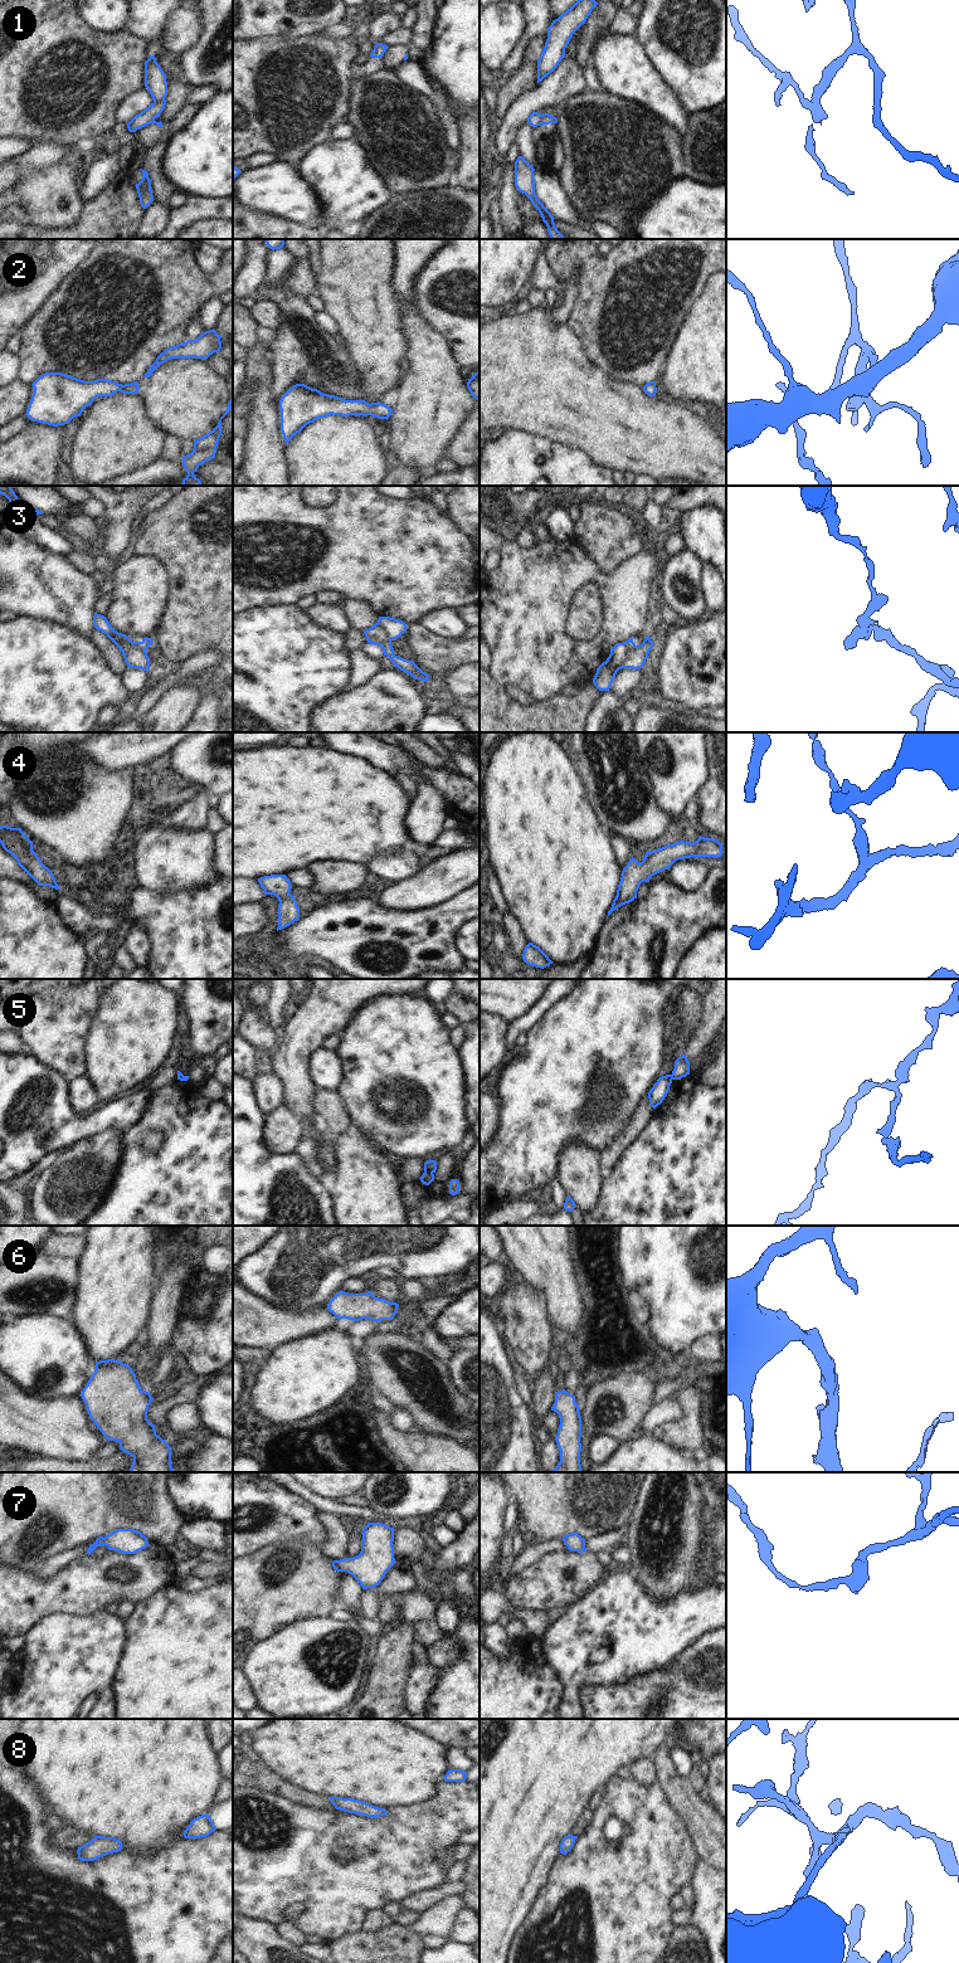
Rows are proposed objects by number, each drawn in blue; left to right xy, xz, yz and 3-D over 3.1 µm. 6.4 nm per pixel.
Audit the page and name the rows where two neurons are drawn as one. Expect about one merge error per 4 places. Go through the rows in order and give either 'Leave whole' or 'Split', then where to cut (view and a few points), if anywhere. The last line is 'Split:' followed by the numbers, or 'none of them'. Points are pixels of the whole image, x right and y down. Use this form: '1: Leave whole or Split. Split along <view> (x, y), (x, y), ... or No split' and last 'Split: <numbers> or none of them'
1: Split. Split along xy (164, 97), (154, 102)
2: Leave whole. No split
3: Leave whole. No split
4: Leave whole. No split
5: Split. Split along xz (424, 1170), (432, 1173)
6: Leave whole. No split
7: Leave whole. No split
8: Leave whole. No split
Split: 1, 5

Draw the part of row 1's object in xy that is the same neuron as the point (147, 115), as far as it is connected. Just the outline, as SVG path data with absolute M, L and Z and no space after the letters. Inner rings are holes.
M165 98L154 102L151 106L145 108L141 113L136 115L128 123L127 128L130 132L136 132L137 130L145 127L154 118L160 117L166 104Z

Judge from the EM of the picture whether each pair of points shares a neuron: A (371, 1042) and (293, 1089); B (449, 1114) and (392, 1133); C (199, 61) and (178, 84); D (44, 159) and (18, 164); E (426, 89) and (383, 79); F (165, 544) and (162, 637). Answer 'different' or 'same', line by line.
A: different
B: same
C: different
D: same
E: different
F: same

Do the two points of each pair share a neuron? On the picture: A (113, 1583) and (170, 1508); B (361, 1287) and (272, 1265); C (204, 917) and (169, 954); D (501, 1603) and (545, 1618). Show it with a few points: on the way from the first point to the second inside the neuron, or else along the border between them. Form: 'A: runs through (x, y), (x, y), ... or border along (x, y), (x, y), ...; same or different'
A: border along (149, 1544), (162, 1548); different
B: border along (370, 1277), (351, 1277), (340, 1289); different
C: runs through (196, 926), (178, 945); same
D: runs through (512, 1608), (534, 1618); same

